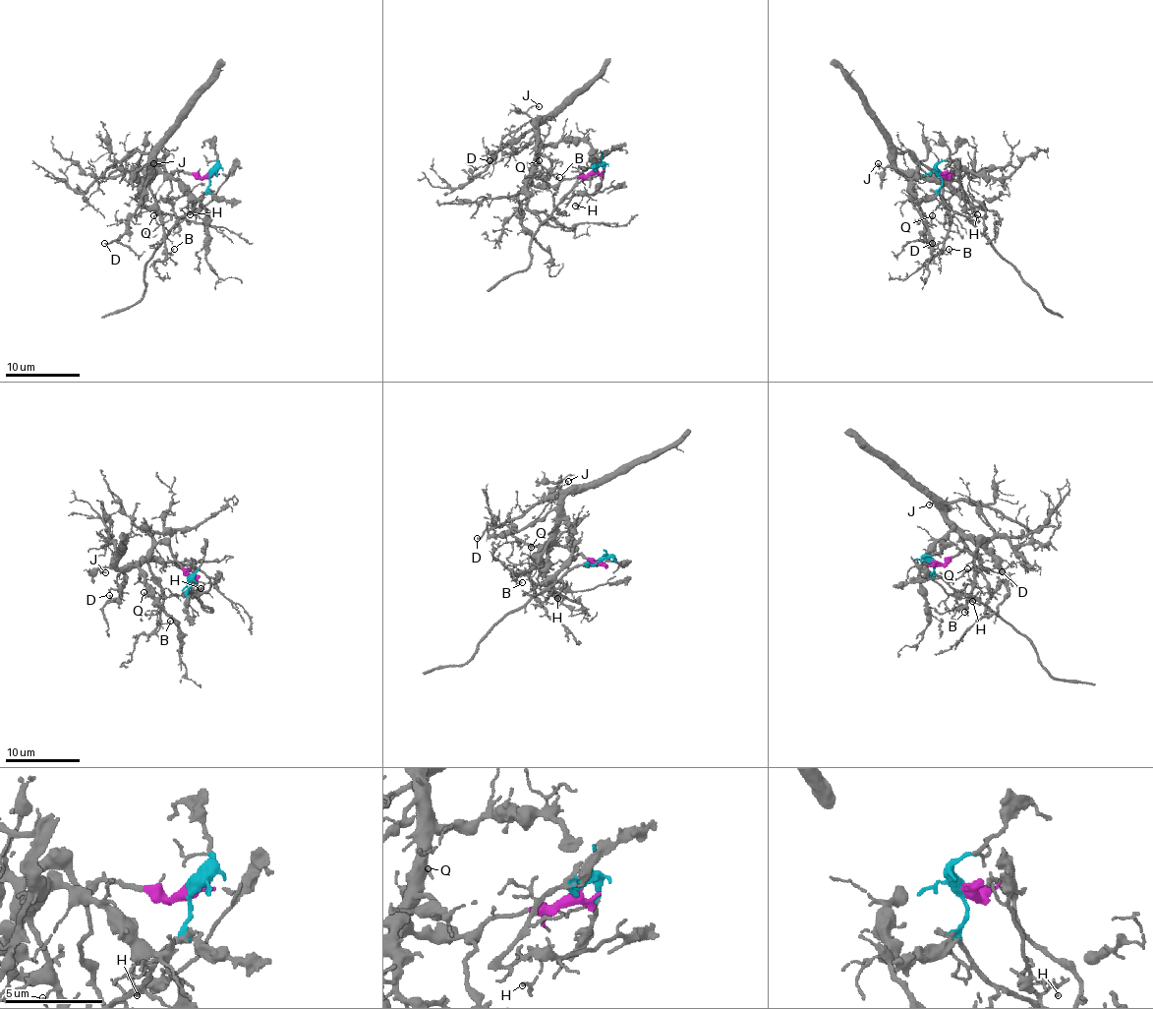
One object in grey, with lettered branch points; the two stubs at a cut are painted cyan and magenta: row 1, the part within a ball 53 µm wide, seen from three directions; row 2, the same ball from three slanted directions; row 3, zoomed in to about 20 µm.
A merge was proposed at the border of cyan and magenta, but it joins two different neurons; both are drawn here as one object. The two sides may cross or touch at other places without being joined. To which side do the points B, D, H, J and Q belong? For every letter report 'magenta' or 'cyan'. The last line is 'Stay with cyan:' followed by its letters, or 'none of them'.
B: magenta
D: magenta
H: cyan
J: magenta
Q: magenta
Stay with cyan: H

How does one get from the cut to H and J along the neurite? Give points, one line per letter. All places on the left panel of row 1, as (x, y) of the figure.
H: (209, 174), (207, 191), (185, 214), (197, 209), (189, 214)
J: (209, 174), (168, 172), (161, 166), (148, 168), (148, 178), (146, 168), (141, 166), (153, 163)

